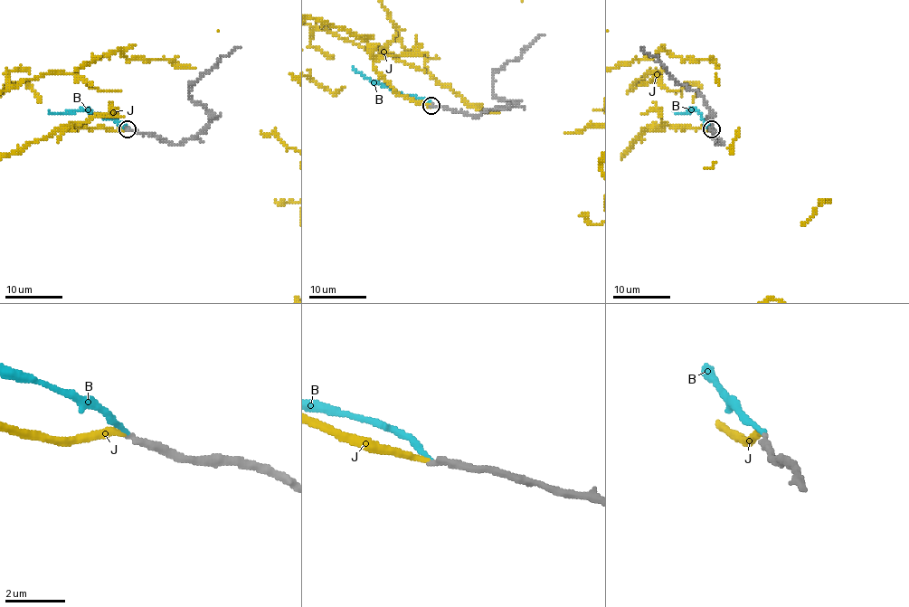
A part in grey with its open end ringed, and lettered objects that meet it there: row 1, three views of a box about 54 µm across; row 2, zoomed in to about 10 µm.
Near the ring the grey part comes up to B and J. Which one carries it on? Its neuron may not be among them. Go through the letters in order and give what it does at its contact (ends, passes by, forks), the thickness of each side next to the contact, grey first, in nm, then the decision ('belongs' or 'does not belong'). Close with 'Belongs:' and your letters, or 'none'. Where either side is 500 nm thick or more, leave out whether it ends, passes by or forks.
B: it ends there; 220 nm thick on the grey side, 190 nm on the other; does not belong
J: it ends there; 190 nm thick on the grey side, 200 nm on the other; belongs
Belongs: J

